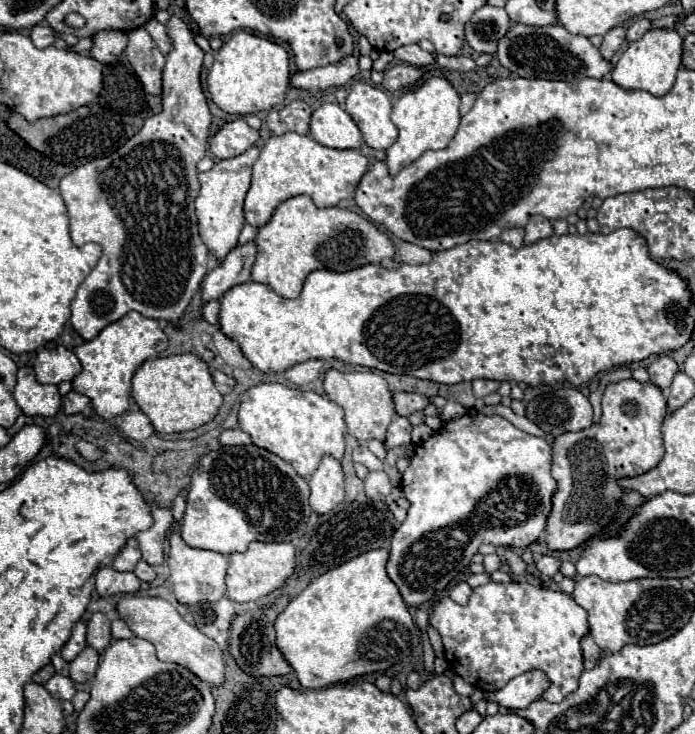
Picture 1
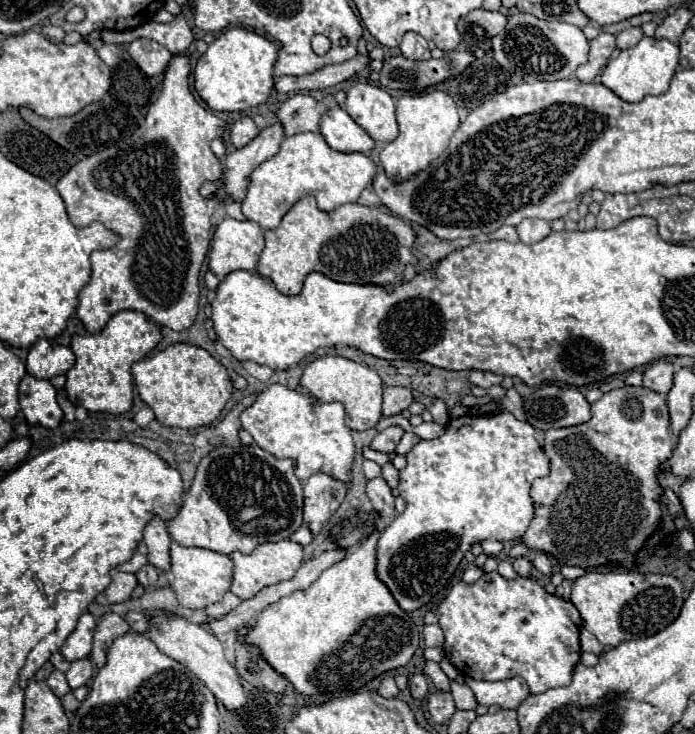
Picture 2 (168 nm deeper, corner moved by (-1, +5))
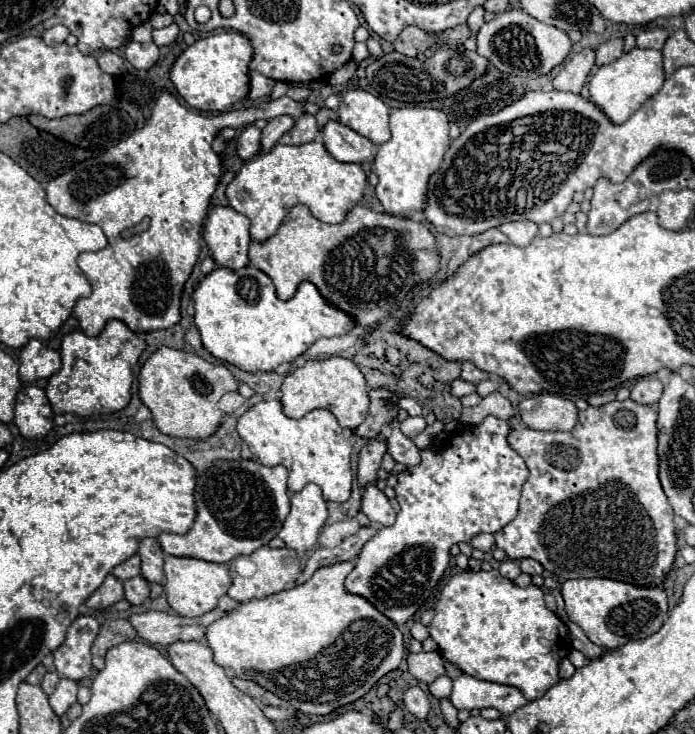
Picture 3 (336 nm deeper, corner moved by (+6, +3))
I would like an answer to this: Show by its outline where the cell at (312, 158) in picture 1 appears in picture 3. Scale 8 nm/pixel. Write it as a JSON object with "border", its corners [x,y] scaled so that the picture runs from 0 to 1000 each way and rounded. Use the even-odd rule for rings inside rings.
{"border":[[[450,191],[430,199],[396,196],[390,207],[355,218],[324,264],[329,281],[361,300],[361,324],[378,330],[390,324],[404,308],[407,297],[424,278],[439,278],[447,292],[471,305],[488,305],[499,286],[505,286],[522,267],[528,237],[517,223],[496,223],[482,218],[465,199]]]}

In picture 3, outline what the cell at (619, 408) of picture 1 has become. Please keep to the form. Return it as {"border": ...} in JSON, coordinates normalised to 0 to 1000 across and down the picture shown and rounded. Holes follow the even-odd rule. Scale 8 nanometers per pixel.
{"border":[[[882,545],[873,548],[862,556],[847,553],[845,559],[833,561],[830,580],[819,589],[778,589],[778,586],[764,586],[764,583],[744,583],[732,591],[732,605],[735,610],[755,627],[761,638],[761,651],[753,659],[750,681],[747,681],[747,700],[741,708],[735,708],[724,722],[712,728],[712,741],[715,747],[727,749],[727,755],[735,763],[750,763],[750,760],[767,760],[773,763],[784,777],[799,782],[804,790],[819,790],[819,787],[882,787],[882,790],[896,790],[914,798],[945,798],[951,796],[951,787],[965,777],[968,763],[974,757],[974,730],[971,730],[971,714],[968,714],[968,692],[951,665],[948,657],[948,621],[945,621],[945,559],[931,550],[917,550],[914,545]]]}

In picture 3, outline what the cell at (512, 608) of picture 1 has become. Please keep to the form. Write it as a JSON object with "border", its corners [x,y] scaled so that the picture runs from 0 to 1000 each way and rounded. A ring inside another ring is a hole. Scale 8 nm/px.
{"border":[[[666,777],[643,793],[623,834],[626,839],[614,853],[614,858],[632,880],[632,891],[649,905],[655,905],[663,916],[689,926],[744,935],[758,954],[778,951],[796,932],[807,926],[804,902],[816,896],[822,886],[819,858],[813,847],[784,826],[781,807],[773,798],[764,796],[758,801],[750,801],[732,787],[724,787],[715,777],[704,777],[704,779]]]}

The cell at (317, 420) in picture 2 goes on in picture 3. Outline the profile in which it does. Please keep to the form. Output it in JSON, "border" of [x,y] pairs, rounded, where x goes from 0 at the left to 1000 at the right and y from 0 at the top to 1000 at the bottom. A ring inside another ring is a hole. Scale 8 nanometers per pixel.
{"border":[[[376,545],[344,569],[341,589],[376,632],[407,632],[416,640],[416,670],[430,670],[439,659],[450,657],[462,662],[468,681],[496,684],[505,676],[508,649],[502,629],[508,608],[502,597],[494,594],[494,583],[473,559],[456,556],[436,569],[422,572],[410,567],[404,545]]]}

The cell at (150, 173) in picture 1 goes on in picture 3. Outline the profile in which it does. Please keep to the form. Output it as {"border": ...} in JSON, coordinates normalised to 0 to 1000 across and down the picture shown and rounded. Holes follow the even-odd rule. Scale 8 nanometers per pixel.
{"border":[[[235,123],[226,134],[220,153],[206,174],[194,177],[188,185],[165,196],[163,202],[151,204],[148,210],[128,215],[99,234],[88,237],[85,243],[73,245],[68,251],[68,275],[96,297],[111,297],[117,302],[131,302],[148,311],[151,322],[157,324],[157,335],[151,341],[140,343],[119,343],[111,351],[114,365],[125,376],[131,387],[131,403],[114,406],[105,425],[125,458],[140,458],[154,436],[177,436],[191,452],[217,452],[232,450],[255,441],[260,436],[258,414],[260,414],[260,398],[275,376],[278,362],[286,354],[289,343],[289,311],[292,300],[298,297],[304,267],[312,256],[312,248],[318,243],[318,218],[304,204],[306,185],[312,185],[321,174],[347,174],[355,169],[364,169],[367,163],[393,163],[399,158],[433,158],[436,153],[453,155],[459,147],[453,142],[427,142],[413,131],[404,131],[401,136],[376,139],[364,147],[347,147],[335,153],[324,153],[318,157],[301,161],[275,147],[266,147],[246,125]],[[206,297],[214,297],[214,311],[186,327],[174,327],[171,319],[180,311],[188,311],[200,305]]]}

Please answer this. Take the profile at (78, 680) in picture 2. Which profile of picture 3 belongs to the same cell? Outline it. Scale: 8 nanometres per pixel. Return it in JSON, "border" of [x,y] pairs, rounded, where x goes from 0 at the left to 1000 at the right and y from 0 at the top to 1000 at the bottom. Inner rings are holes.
{"border":[[[88,924],[79,943],[71,948],[71,959],[79,967],[82,975],[91,975],[96,970],[96,965],[108,956],[111,948],[111,929],[99,926],[99,924]]]}

